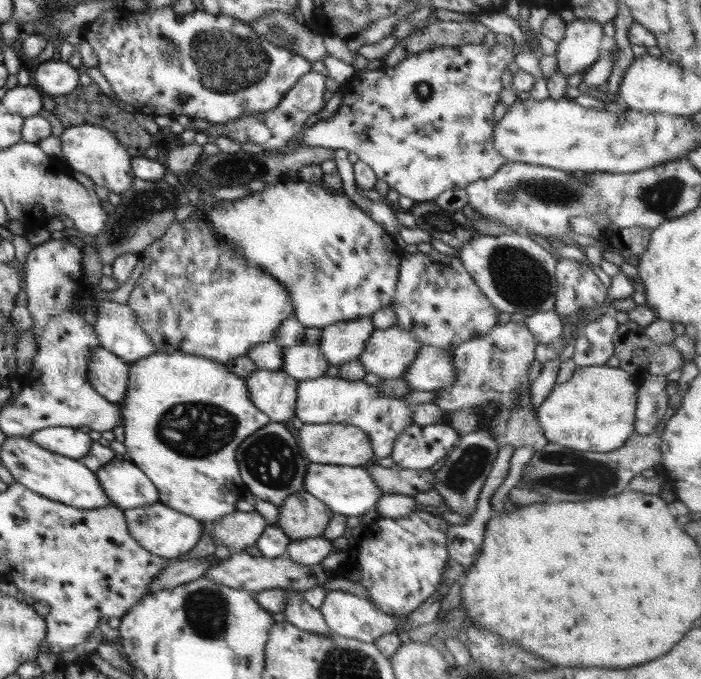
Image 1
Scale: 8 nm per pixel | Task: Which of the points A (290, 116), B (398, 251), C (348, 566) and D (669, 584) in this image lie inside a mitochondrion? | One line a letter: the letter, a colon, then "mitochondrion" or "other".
A: mitochondrion
B: other
C: other
D: other

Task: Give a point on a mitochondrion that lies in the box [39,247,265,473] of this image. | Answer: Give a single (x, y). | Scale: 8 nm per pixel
(199, 429)

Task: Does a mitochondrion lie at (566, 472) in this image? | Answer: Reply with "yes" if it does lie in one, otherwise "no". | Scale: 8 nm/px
yes

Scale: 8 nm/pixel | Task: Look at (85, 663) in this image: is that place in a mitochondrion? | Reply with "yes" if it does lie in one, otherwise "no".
no

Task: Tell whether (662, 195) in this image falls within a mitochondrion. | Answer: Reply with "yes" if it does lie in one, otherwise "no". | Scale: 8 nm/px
yes

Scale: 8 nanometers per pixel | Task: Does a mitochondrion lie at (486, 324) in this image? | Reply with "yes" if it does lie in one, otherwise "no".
no

